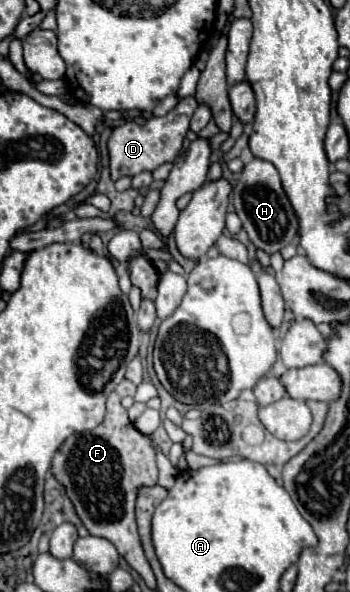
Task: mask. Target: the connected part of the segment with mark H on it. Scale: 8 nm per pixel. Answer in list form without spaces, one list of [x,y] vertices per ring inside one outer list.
[[[252,159],[244,171],[242,177],[238,179],[234,187],[234,211],[238,213],[250,241],[258,247],[264,249],[268,255],[280,251],[288,243],[292,243],[298,235],[298,219],[292,211],[292,205],[280,185],[280,175],[276,167],[264,159]]]

